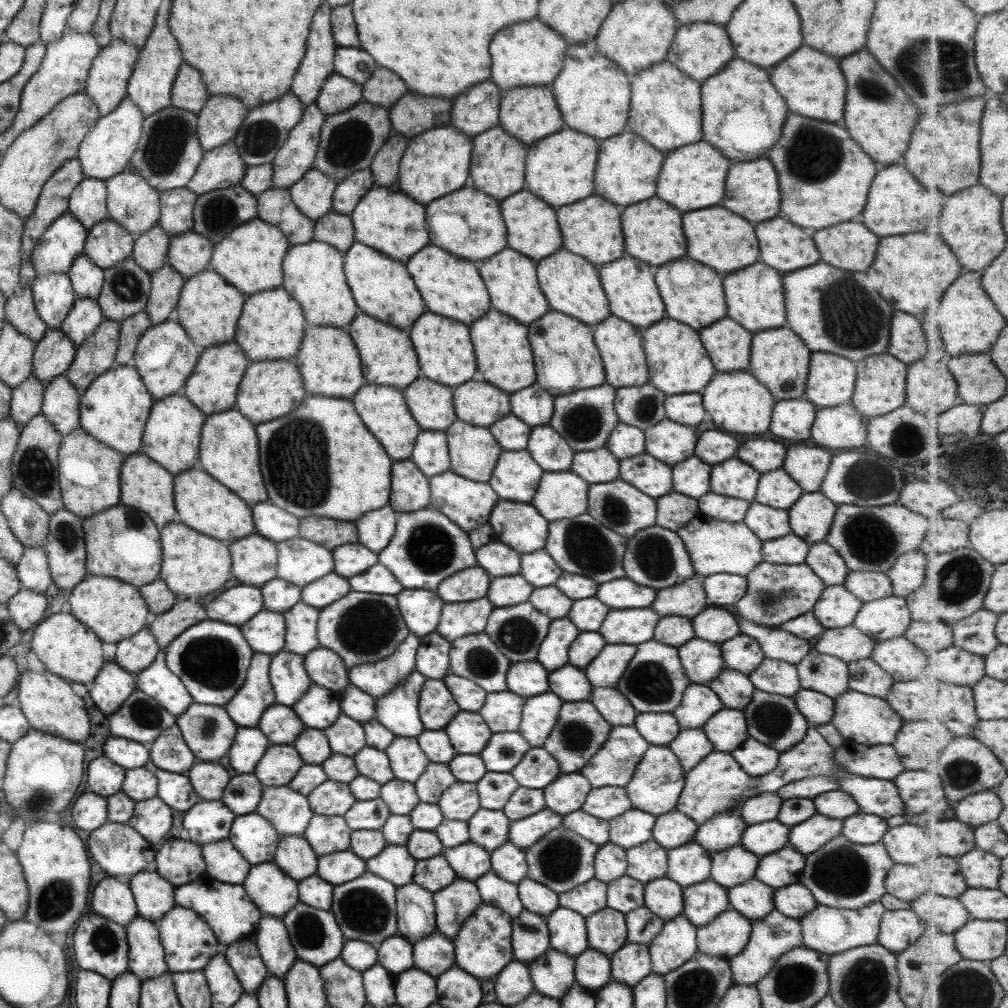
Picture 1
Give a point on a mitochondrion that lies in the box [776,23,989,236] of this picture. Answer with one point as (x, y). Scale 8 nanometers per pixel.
(951, 74)

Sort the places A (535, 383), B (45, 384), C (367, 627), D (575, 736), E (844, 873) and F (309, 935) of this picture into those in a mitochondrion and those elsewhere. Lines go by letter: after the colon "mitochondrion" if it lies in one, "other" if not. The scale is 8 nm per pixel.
A: other
B: other
C: mitochondrion
D: mitochondrion
E: mitochondrion
F: mitochondrion

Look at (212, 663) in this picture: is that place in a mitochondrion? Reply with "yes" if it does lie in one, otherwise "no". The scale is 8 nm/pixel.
yes

